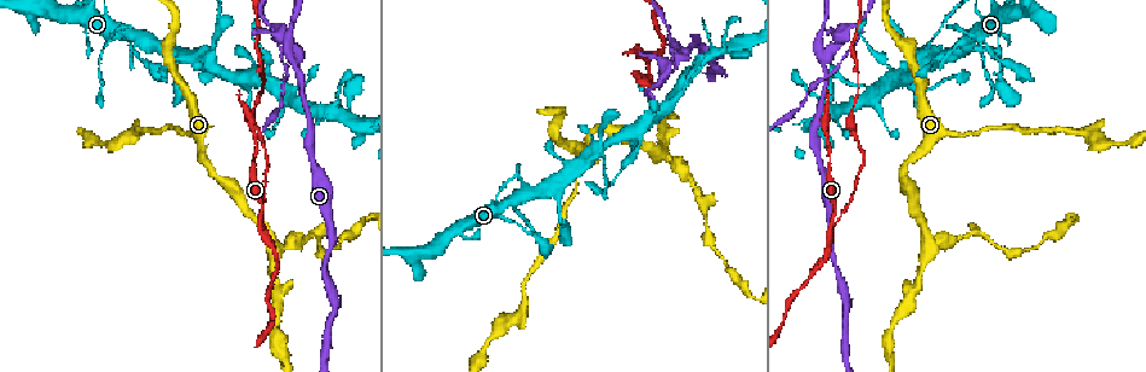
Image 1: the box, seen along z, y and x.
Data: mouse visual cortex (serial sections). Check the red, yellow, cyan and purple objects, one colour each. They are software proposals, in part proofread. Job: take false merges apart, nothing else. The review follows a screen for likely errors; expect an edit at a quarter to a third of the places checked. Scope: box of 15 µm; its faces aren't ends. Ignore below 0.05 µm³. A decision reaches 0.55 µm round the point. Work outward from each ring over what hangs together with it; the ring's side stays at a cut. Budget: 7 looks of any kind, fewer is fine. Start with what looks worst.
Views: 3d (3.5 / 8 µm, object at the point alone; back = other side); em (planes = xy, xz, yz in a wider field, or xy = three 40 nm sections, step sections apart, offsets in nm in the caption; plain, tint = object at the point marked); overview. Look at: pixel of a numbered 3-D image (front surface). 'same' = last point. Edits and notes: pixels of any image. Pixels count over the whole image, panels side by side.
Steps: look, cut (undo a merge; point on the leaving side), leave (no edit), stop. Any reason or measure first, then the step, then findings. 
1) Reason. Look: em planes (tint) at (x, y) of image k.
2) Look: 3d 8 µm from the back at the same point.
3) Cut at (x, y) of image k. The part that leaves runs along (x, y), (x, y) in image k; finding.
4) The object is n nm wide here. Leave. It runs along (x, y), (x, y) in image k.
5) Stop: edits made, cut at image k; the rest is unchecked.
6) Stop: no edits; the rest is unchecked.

Three-way junction. Look: 3d 3.5 µm from the back at (260, 221) of image 1.

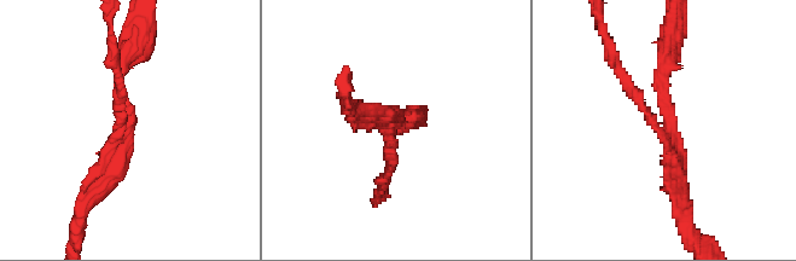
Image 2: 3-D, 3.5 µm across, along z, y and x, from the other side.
3 arms meet here; the arms are 150, 150, 250 nm wide. Look: em xy step 3 (tint) at (124, 130) of image 2.

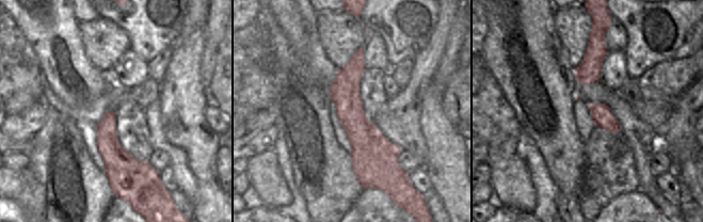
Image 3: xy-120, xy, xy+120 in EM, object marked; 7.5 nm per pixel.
Look: em xy step 1 (tint) at the same point.

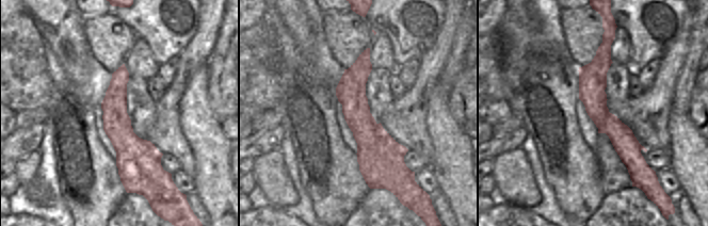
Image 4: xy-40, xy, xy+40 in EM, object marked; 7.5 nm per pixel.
Cut at (393, 163) of image 2. The part that leaves runs along (388, 128), (391, 162), (381, 190) in image 2; two cells meet here.

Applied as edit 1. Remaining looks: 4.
Three-way junction. Look: 3d 3.5 µm at (294, 64) of image 1.

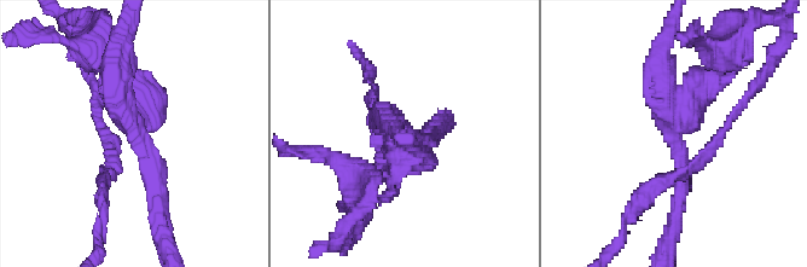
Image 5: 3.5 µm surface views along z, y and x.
Need the tissue. Look: em xy step 1 (tint) at (676, 126) of image 5.

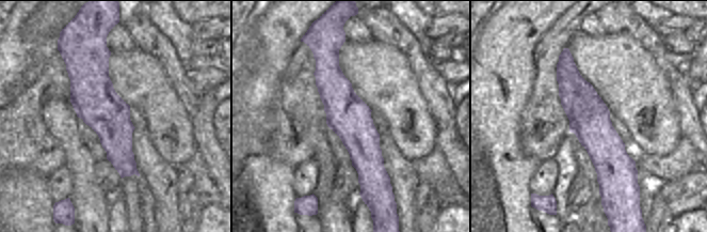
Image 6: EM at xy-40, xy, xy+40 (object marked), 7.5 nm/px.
Leave. It runs along (678, 202), (674, 132), (727, 68) in image 5; one cell here.

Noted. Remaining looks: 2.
Look: 3d 3.5 µm at (602, 157) of image 1.

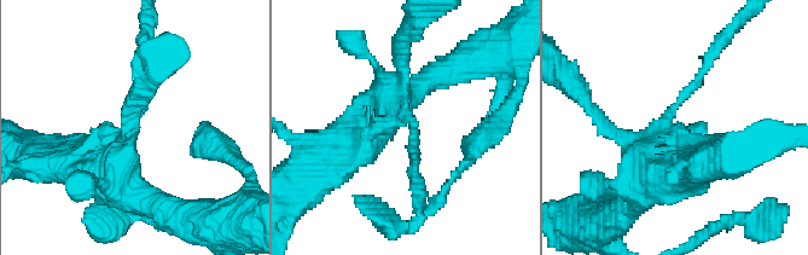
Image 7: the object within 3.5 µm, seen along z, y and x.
The arms are 150, 350 nm wide; now the EM. Look: em xy step 3 (tint) at (413, 126) of image 7.

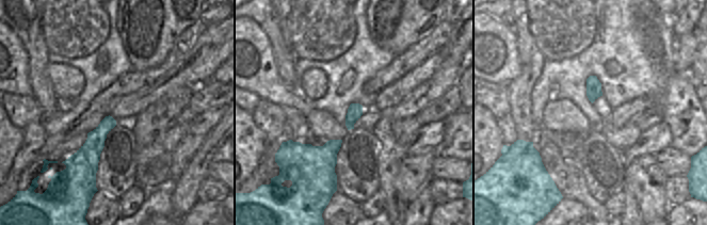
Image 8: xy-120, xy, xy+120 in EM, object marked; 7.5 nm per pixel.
Leave. It runs along (87, 168), (143, 105), (143, 39) in image 7; one cell here.

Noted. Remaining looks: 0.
Stop: edits made, cut at image 2; the rest is unchecked.

